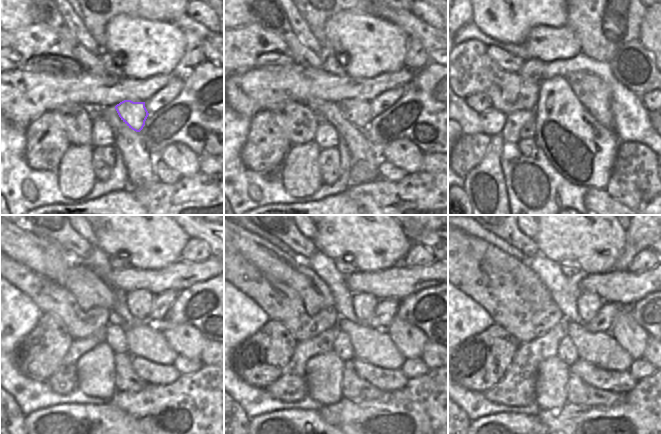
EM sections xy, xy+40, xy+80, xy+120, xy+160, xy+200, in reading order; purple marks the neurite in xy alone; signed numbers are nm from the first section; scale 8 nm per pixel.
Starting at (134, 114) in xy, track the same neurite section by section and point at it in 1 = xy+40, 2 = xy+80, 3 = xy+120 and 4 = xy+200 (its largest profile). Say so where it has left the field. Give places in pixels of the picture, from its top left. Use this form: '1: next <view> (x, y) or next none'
1: next xy+40 (358, 112)
2: next xy+80 (579, 108)
3: next xy+120 (139, 302)
4: next xy+200 (588, 304)

